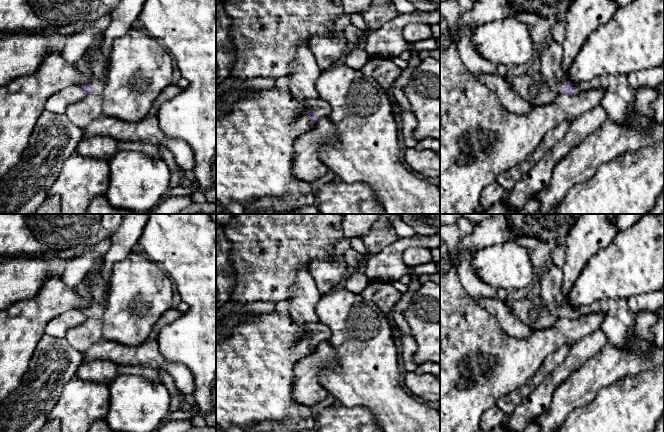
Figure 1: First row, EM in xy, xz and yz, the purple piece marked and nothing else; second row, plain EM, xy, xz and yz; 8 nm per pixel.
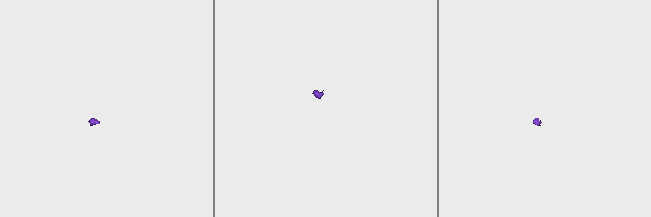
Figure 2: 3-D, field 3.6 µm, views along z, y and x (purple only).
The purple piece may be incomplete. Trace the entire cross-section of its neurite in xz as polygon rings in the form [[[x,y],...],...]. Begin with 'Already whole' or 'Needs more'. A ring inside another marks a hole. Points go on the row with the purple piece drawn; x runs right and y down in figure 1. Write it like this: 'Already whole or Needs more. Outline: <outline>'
Needs more. Outline: [[[320,98],[304,103],[307,113],[297,118],[290,129],[292,137],[298,139],[301,135],[308,133],[316,127],[317,122],[330,115],[331,106],[327,101]]]

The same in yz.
Needs more. Outline: [[[549,37],[541,47],[536,60],[536,69],[546,77],[554,93],[573,96],[579,94],[581,90],[565,78],[562,70],[563,55],[563,45]]]

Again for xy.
Needs more. Outline: [[[85,51],[83,56],[74,63],[75,67],[85,74],[91,76],[88,83],[82,86],[82,89],[85,91],[86,95],[90,94],[100,94],[105,91],[106,88],[106,78],[97,78],[95,74],[91,71],[90,61],[92,59],[93,52]]]

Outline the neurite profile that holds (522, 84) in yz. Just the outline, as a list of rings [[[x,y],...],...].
[[[536,68],[523,74],[509,72],[503,77],[513,90],[532,106],[549,104],[557,97],[550,89],[546,77]]]

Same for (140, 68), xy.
[[[131,28],[112,44],[105,91],[69,105],[65,115],[82,130],[101,116],[136,123],[171,84],[174,65],[160,41]]]

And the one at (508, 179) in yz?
[[[564,121],[556,128],[548,131],[540,145],[525,161],[509,171],[497,175],[496,181],[506,190],[507,193],[510,193],[522,176],[533,168],[548,151],[564,138],[570,123],[570,121]]]

